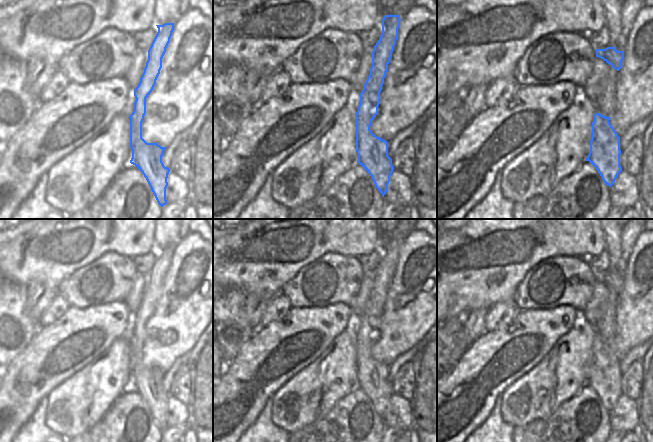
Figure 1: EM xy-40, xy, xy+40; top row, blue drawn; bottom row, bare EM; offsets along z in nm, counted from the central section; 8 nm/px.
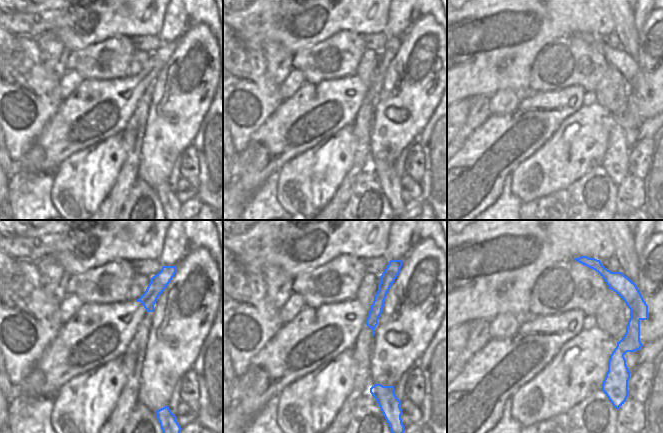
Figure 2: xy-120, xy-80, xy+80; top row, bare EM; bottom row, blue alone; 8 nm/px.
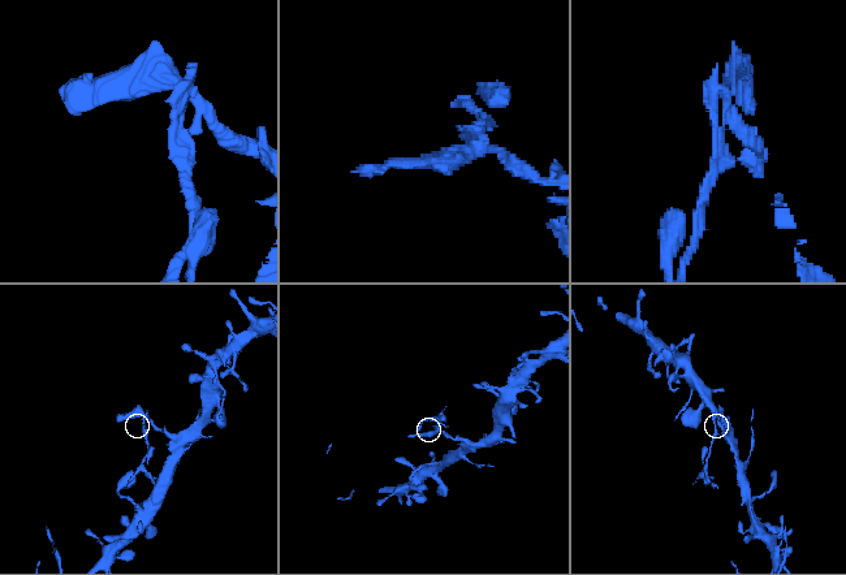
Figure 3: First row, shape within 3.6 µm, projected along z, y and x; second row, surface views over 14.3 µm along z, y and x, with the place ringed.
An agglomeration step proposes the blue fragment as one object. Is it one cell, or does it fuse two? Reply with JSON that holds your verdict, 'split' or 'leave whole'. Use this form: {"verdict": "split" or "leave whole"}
{"verdict": "split"}

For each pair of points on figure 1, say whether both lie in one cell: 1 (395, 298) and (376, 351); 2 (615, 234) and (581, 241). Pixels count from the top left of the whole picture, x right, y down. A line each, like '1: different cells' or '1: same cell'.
1: same cell
2: different cells

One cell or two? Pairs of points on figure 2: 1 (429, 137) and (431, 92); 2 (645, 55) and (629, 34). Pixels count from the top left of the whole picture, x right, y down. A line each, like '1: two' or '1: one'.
1: two
2: two

